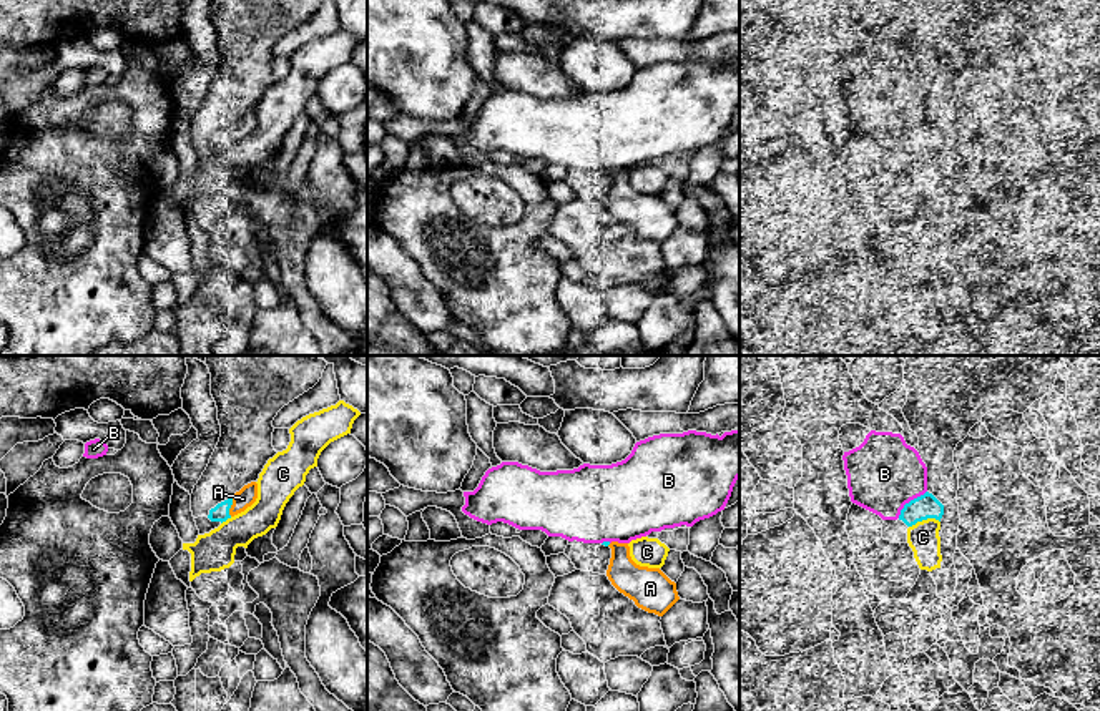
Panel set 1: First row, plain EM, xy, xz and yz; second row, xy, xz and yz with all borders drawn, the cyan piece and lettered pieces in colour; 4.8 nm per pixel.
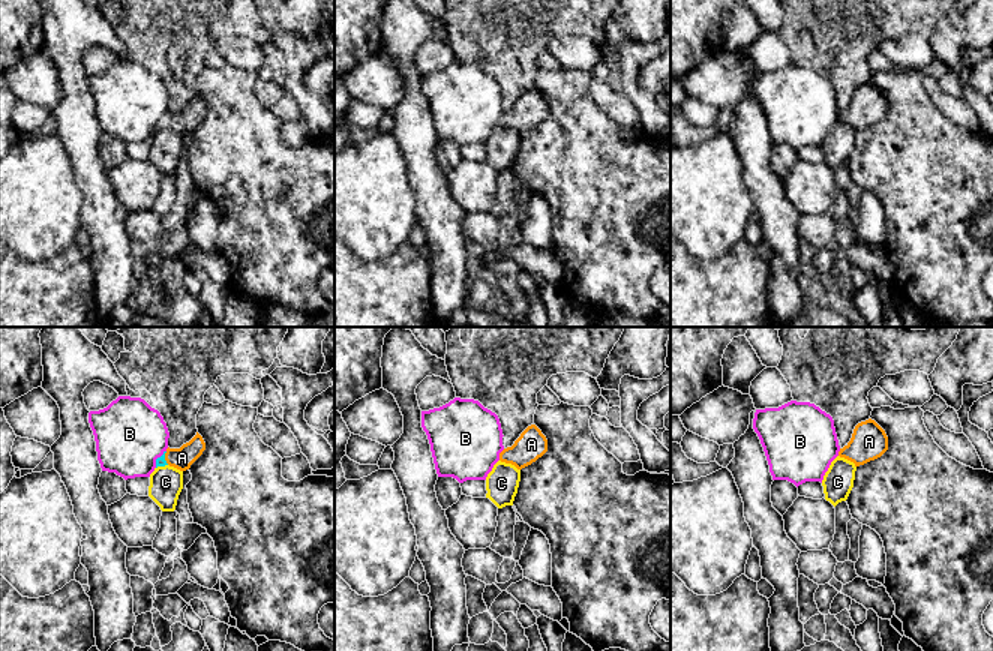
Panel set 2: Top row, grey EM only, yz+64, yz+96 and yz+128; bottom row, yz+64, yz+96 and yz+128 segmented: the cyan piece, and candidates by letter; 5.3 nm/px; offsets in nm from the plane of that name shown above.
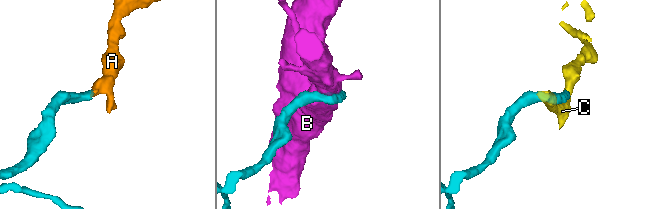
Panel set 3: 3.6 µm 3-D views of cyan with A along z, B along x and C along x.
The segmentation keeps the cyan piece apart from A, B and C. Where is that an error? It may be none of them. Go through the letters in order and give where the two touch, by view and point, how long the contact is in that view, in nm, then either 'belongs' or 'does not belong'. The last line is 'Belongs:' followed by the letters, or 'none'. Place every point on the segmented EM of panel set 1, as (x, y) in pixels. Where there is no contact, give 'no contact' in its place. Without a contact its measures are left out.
A: contact xy (230, 507); length 100 nm; belongs
B: contact yz (911, 500); length 190 nm; does not belong
C: contact yz (924, 519); length 160 nm; does not belong
Belongs: A

